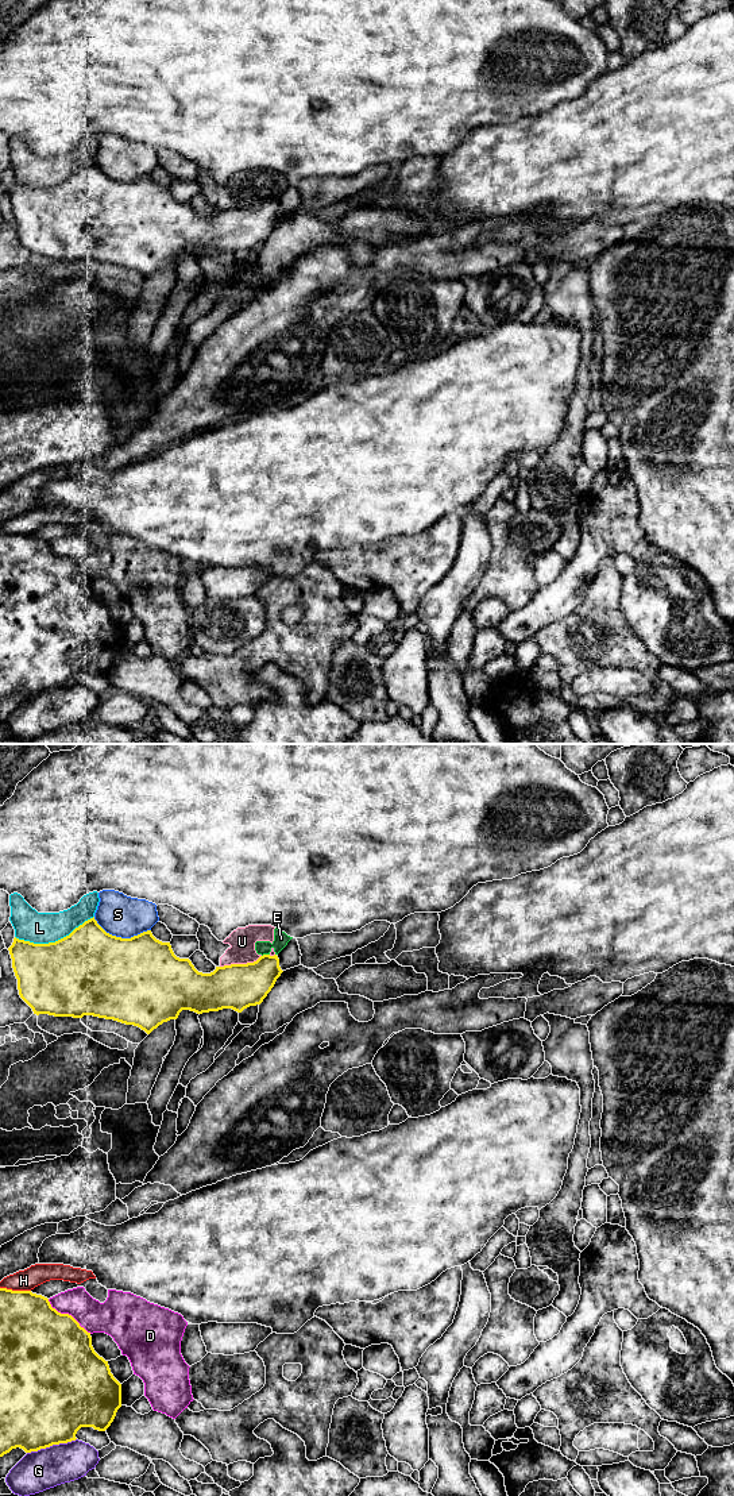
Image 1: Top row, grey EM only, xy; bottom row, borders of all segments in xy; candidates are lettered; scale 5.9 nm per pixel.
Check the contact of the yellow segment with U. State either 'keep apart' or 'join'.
keep apart

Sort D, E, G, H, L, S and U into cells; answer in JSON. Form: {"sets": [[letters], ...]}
{"sets": [["D"], ["E", "U"], ["G"], ["H"], ["L"], ["S"]]}

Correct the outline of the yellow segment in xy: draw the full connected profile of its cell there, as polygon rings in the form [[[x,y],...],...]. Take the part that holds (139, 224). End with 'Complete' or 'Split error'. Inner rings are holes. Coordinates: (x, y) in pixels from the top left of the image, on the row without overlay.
[[[94,161],[55,186],[34,188],[15,181],[8,194],[18,223],[19,239],[34,258],[73,262],[93,259],[138,270],[147,278],[163,266],[177,263],[182,254],[202,258],[232,252],[242,257],[250,250],[260,248],[283,216],[277,198],[263,198],[254,207],[216,211],[213,216],[202,217],[189,203],[177,201],[170,186],[157,184],[151,174],[131,182],[121,182],[107,177]]]. Complete

